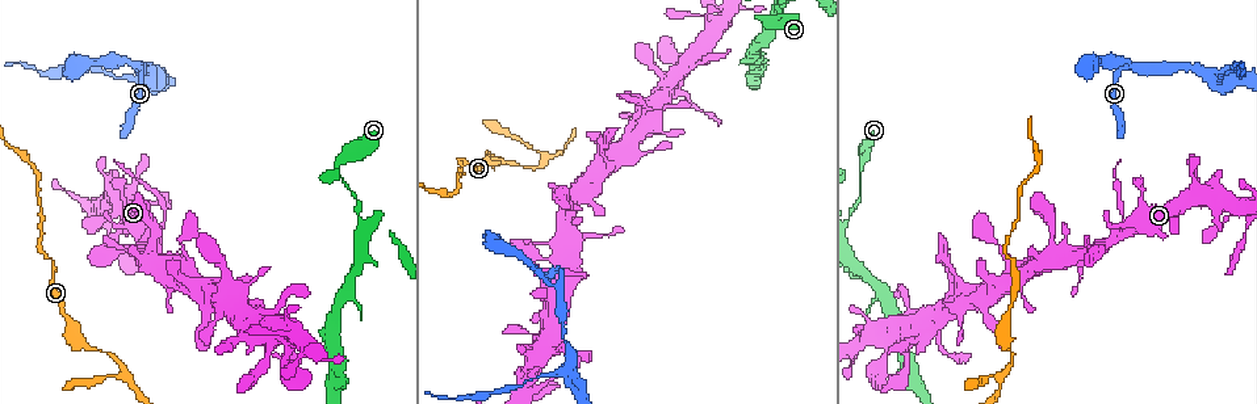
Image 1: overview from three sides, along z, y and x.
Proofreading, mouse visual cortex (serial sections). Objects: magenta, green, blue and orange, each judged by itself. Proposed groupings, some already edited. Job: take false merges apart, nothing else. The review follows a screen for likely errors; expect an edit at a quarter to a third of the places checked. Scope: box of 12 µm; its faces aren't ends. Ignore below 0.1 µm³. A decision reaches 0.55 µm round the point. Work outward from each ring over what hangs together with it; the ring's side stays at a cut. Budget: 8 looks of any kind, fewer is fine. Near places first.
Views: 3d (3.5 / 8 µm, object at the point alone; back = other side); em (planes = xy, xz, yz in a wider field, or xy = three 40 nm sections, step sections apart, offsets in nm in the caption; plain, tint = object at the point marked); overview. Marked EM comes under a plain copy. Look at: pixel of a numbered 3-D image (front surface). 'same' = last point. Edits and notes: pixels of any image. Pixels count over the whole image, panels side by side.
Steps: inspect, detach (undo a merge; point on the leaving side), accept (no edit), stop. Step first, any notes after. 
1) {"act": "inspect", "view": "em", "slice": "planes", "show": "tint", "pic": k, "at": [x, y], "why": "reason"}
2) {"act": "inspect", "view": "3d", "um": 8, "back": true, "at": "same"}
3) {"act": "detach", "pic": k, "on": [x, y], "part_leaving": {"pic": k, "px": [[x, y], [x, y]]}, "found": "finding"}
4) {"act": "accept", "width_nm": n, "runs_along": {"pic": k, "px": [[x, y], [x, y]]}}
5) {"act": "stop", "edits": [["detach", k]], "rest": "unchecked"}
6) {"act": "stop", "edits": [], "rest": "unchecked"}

{"act": "inspect", "view": "3d", "um": 3.5, "pic": 1, "at": [145, 77], "why": "small branch off a trunk"}

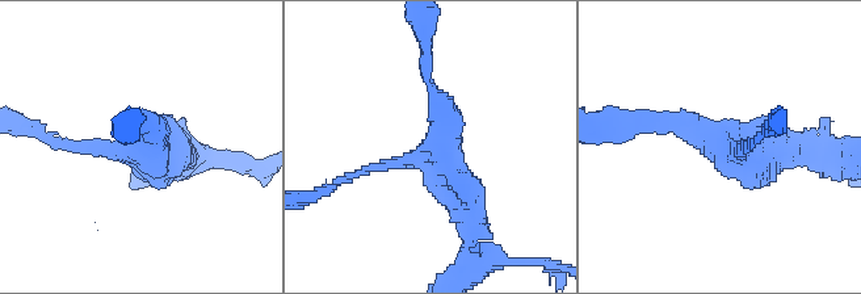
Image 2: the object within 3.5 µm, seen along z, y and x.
{"act": "inspect", "view": "em", "slice": "xy", "step": 3, "show": "tint", "pic": 2, "at": [433, 151], "arms": 3, "arm_widths_nm": [150, 200, 450]}

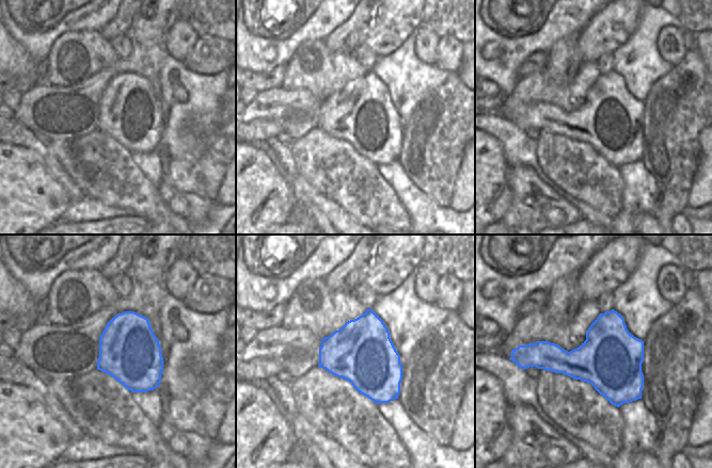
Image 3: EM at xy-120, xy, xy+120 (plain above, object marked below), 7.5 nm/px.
{"act": "detach", "pic": 2, "on": [72, 147], "part_leaving": {"pic": 2, "px": [[122, 151], [50, 143], [25, 126]]}, "found": "two cells meet here"}

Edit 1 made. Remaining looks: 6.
{"act": "inspect", "view": "overview"}

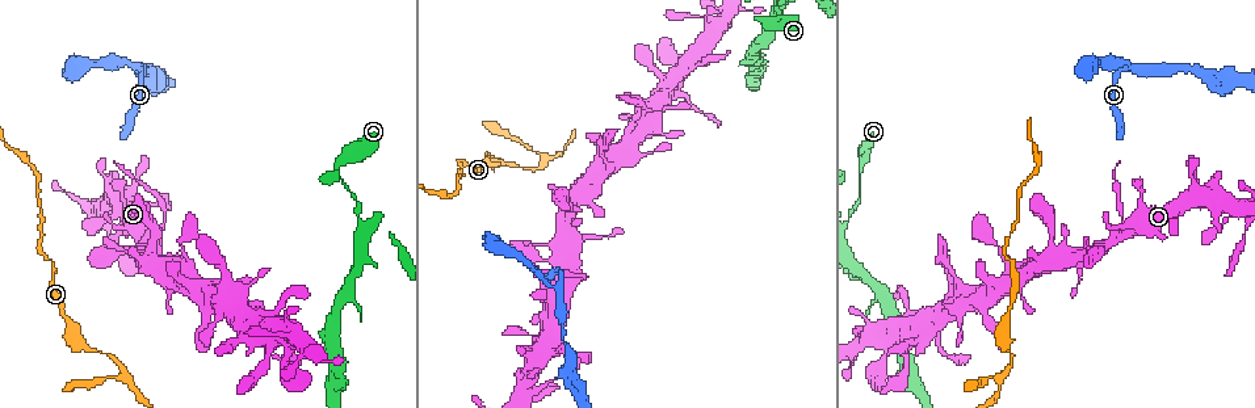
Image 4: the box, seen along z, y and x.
{"act": "inspect", "view": "3d", "um": 3.5, "pic": 4, "at": [642, 112]}

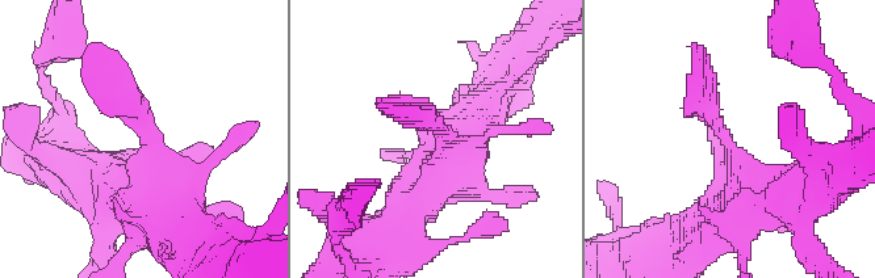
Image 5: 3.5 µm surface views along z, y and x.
{"act": "inspect", "view": "em", "slice": "xy", "step": 2, "show": "tint", "pic": 5, "at": [147, 145], "arm_widths_nm": [300, 500], "why": "now the EM"}

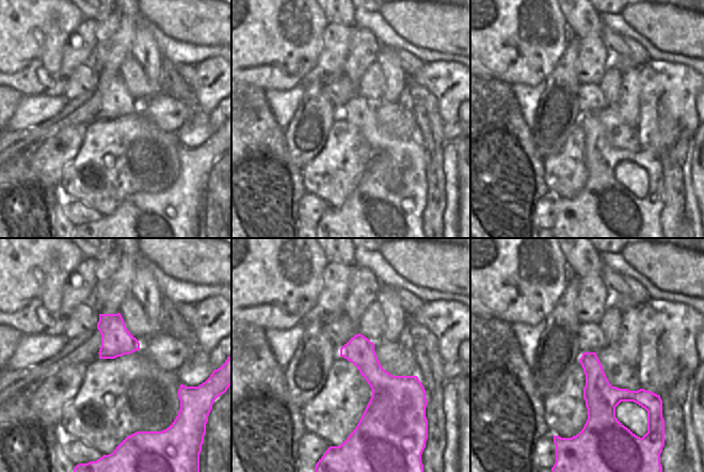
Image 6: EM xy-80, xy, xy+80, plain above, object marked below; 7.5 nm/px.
{"act": "accept", "runs_along": {"pic": 5, "px": [[782, 203], [762, 203], [702, 78]]}, "found": "one cell here"}

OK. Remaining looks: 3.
{"act": "inspect", "view": "3d", "um": 8, "back": true, "pic": 4, "at": [343, 180]}

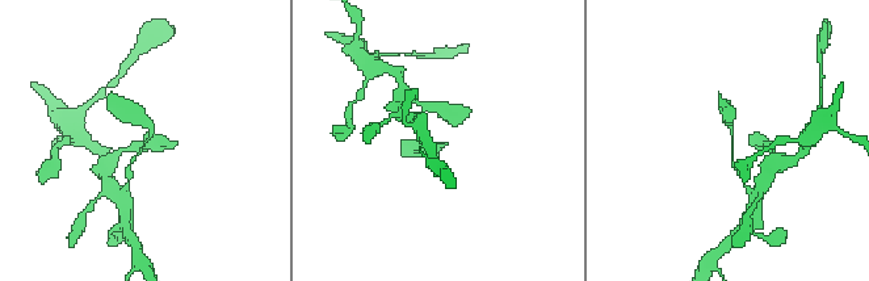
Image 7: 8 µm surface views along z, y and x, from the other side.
{"act": "inspect", "view": "em", "slice": "xy", "step": 5, "show": "tint", "pic": 7, "at": [731, 145], "arm_widths_nm": [150, 300]}

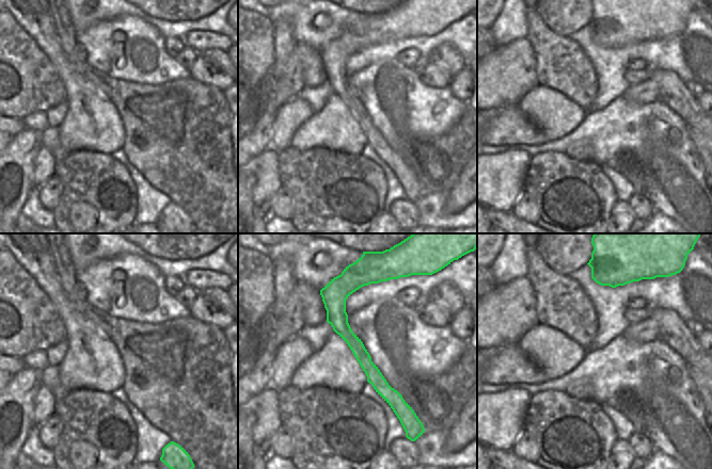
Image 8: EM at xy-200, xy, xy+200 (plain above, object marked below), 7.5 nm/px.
{"act": "accept", "width_nm": 120, "runs_along": {"pic": 7, "px": [[727, 118], [733, 167], [741, 176]]}, "found": "one cell here"}

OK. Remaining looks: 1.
{"act": "stop", "edits": [["detach", 2]], "rest": "unchecked"}

